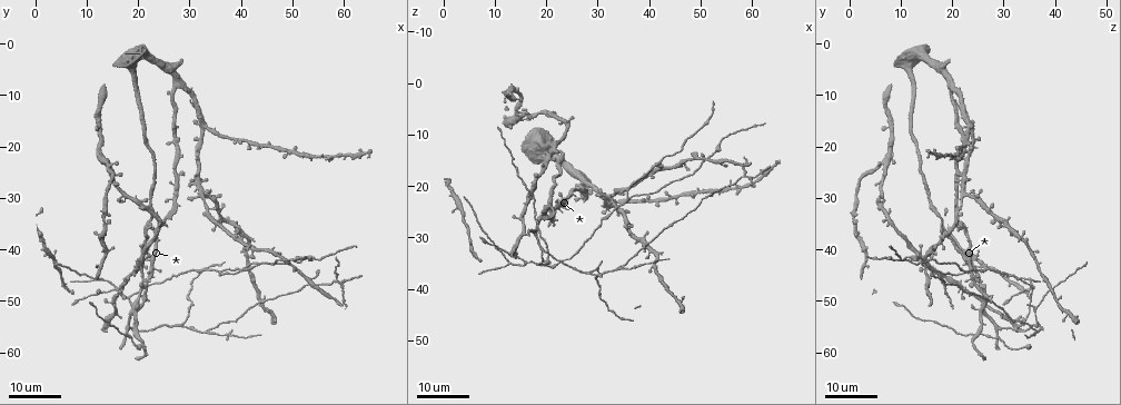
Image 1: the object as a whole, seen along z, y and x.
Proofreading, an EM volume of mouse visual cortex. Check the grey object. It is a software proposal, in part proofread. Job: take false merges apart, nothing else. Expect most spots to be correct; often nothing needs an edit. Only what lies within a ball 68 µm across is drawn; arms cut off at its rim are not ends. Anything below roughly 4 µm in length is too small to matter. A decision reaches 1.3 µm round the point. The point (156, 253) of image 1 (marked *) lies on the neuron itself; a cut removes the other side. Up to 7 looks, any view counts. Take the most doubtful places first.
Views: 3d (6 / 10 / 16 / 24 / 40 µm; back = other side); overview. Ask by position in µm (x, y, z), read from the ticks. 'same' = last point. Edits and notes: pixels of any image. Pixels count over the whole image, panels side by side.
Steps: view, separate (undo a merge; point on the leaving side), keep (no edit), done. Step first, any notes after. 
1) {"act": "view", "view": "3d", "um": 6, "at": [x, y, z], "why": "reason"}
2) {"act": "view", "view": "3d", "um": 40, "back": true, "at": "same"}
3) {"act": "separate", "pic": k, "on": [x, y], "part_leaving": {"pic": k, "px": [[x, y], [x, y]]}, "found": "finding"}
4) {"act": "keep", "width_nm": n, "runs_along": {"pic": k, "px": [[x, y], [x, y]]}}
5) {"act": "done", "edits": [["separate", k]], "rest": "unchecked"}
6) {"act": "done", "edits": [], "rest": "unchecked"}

{"act": "view", "view": "3d", "um": 24, "at": [58.5, 46.0, 18.0]}

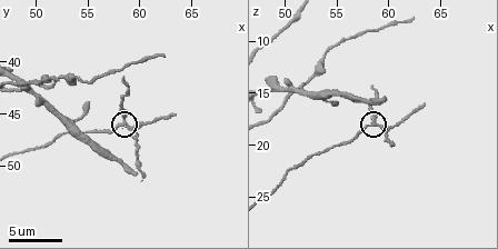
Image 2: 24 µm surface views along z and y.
{"act": "view", "view": "3d", "um": 10, "at": [58.4, 45.6, 17.8], "why": "closer look"}

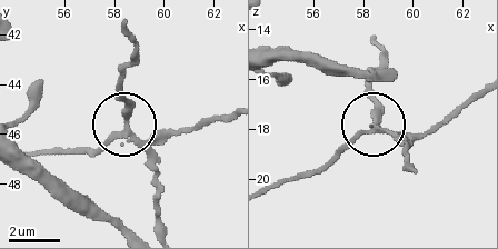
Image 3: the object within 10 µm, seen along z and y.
{"act": "separate", "pic": 3, "on": [163, 135], "side_arm_um": 6, "part_leaving": {"pic": 3, "px": [[129, 135], [143, 152], [165, 228]]}, "found": "two neurons meet here"}

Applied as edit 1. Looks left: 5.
{"act": "view", "view": "overview"}

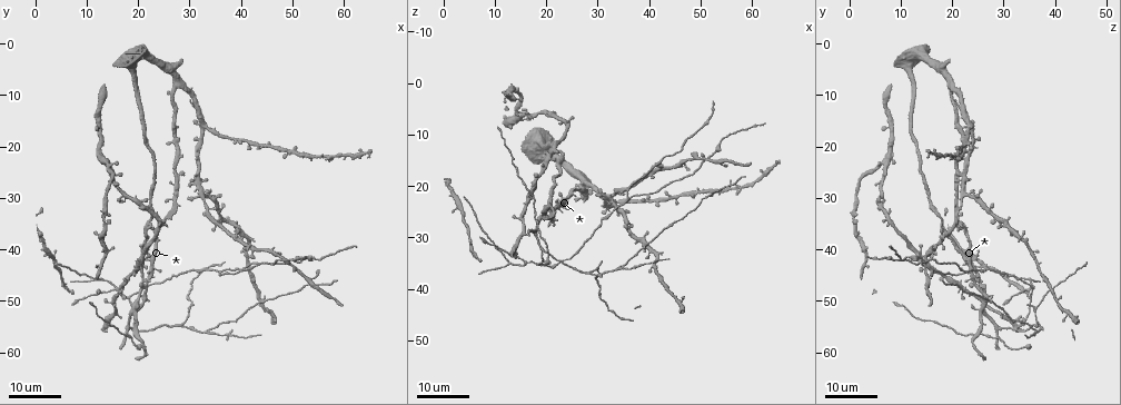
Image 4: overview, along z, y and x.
{"act": "view", "view": "3d", "um": 16, "at": [28.5, 55.0, 36.5], "why": "arms part here"}

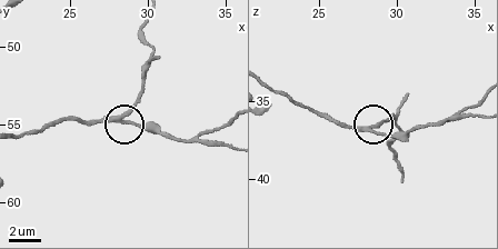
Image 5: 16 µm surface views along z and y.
{"act": "view", "view": "3d", "um": 10, "at": [28.4, 54.6, 36.8], "why": "closer look"}

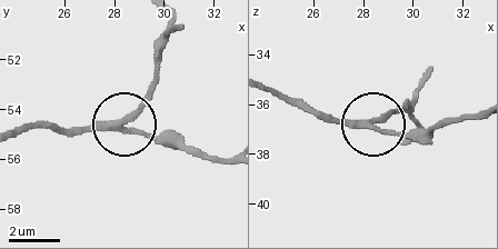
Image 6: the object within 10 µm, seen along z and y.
{"act": "keep", "width_nm": 240, "runs_along": {"pic": 6, "px": [[19, 133], [38, 126], [121, 123], [157, 83]]}, "found": "continuous, no second neuron"}

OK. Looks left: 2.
{"act": "view", "view": "3d", "um": 24, "at": [35.5, 44.0, 22.0], "why": "branch point"}

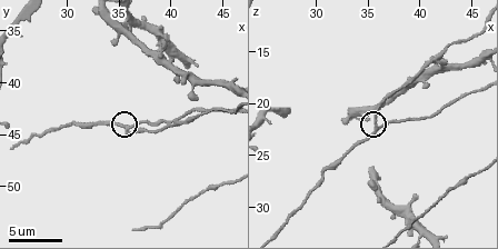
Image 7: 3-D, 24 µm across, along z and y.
{"act": "view", "view": "3d", "um": 6, "at": [36.0, 44.2, 22.4]}

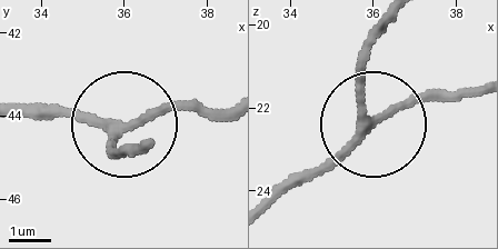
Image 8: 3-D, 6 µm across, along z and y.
{"act": "keep", "runs_along": {"pic": 8, "px": [[27, 111], [112, 122], [122, 155]]}, "found": "continuous, no second neuron"}

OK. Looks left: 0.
{"act": "done", "edits": [["separate", 3]], "rest": "unchecked"}

